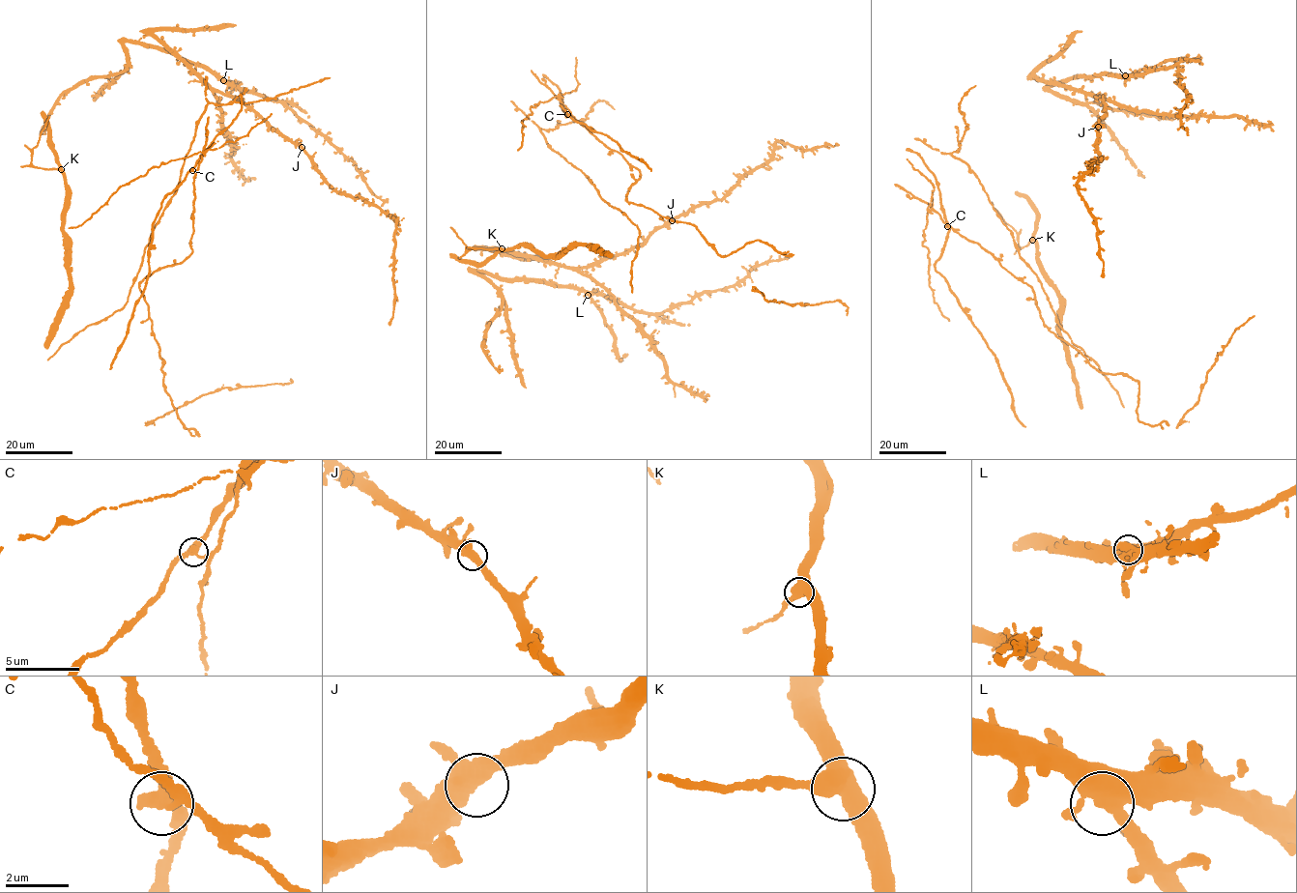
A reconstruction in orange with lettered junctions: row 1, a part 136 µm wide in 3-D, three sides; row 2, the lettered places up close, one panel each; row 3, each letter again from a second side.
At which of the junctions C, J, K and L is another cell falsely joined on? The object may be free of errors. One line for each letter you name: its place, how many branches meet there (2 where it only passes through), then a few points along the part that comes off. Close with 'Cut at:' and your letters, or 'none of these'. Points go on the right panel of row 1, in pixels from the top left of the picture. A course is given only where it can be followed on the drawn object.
C: place (947, 226); branches 3; course (947, 226), (989, 251), (1033, 288), (1044, 324), (1093, 367), (1138, 382), (1139, 420), (1167, 424)
Cut at: C

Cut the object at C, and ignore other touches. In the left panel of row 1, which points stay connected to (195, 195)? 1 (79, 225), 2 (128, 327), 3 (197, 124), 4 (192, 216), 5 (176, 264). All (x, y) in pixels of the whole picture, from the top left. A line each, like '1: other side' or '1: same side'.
1: same side
2: other side
3: other side
4: same side
5: same side

